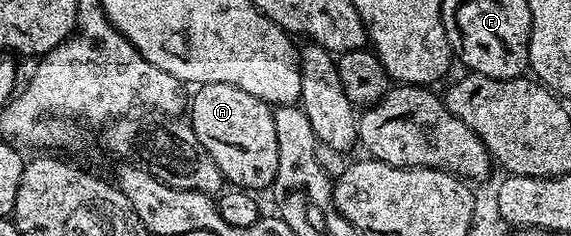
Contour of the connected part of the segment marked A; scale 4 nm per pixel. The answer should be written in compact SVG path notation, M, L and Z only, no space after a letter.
M208 83L193 90L188 101L188 120L192 131L196 131L196 139L204 143L204 151L212 155L216 167L220 167L223 178L231 186L247 191L269 190L273 186L276 179L278 144L274 109L266 102L256 99L256 95L248 95L248 91L240 91L240 87L232 87L232 83Z

